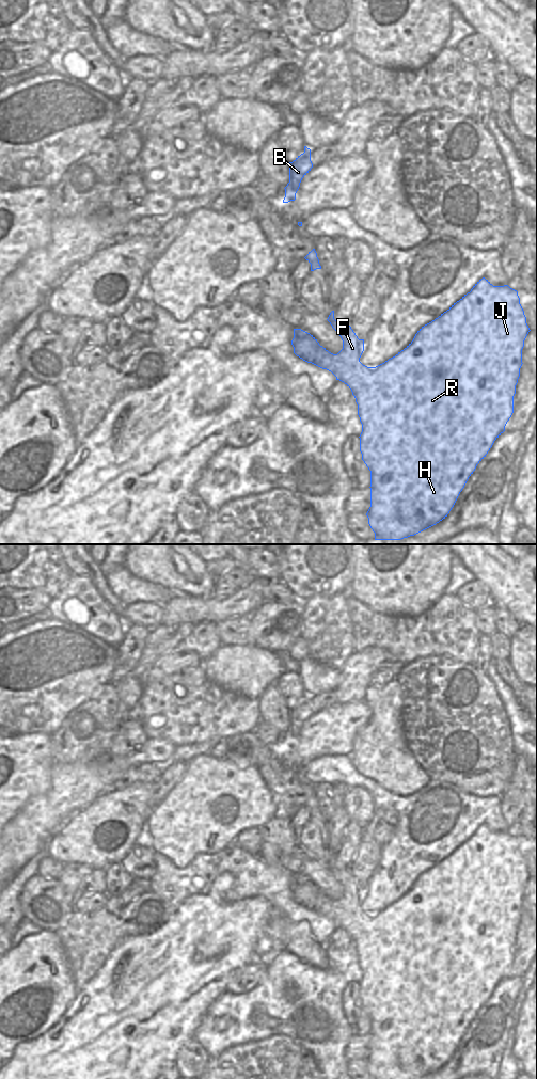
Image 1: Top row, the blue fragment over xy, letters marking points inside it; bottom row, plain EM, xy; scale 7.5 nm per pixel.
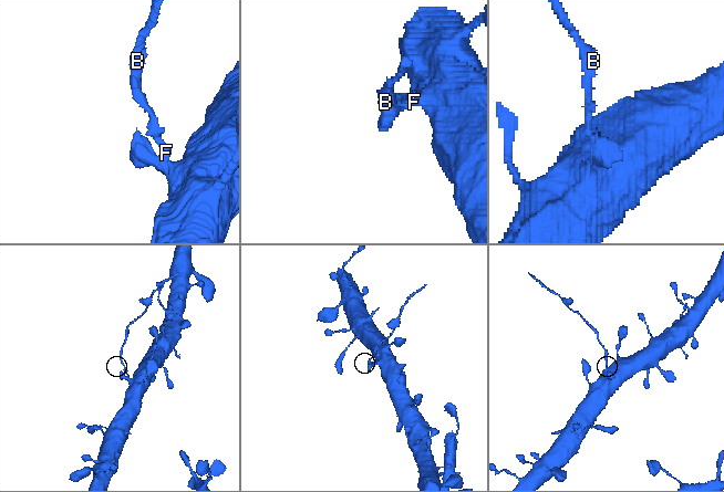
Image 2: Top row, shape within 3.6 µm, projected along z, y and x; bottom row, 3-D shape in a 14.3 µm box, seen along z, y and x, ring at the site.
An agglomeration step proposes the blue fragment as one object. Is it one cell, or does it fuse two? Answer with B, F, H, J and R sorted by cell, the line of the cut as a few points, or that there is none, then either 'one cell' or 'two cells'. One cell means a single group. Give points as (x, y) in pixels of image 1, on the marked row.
groups B / F H J R; cut xy (347, 322), (335, 330); two cells

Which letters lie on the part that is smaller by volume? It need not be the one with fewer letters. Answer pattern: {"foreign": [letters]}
{"foreign": ["B"]}

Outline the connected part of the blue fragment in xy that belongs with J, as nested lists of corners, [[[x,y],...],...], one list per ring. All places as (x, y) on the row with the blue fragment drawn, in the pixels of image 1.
[[[485,277],[479,280],[470,292],[454,303],[446,312],[422,327],[413,340],[404,350],[376,367],[367,367],[360,362],[364,351],[364,339],[358,338],[348,322],[342,329],[336,330],[343,340],[343,349],[337,354],[333,354],[320,346],[310,333],[301,329],[294,329],[294,338],[291,340],[294,353],[307,363],[331,371],[336,377],[336,380],[344,382],[351,390],[356,398],[358,415],[362,424],[362,432],[359,437],[360,451],[362,460],[370,471],[370,507],[366,515],[368,524],[375,533],[375,540],[401,540],[436,525],[447,517],[469,477],[473,474],[477,464],[486,457],[494,441],[505,431],[505,426],[514,413],[514,396],[520,377],[520,368],[523,364],[522,349],[530,331],[518,291],[508,285],[493,286]]]

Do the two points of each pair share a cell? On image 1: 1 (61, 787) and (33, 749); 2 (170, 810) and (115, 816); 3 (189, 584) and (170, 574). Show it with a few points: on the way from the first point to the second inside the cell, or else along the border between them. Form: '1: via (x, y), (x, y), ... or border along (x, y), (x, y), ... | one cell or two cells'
1: border along (54, 762), (50, 774), (50, 787), (40, 795) | two cells
2: border along (156, 806), (145, 825) | two cells
3: via (185, 582), (177, 574), (174, 574) | one cell

